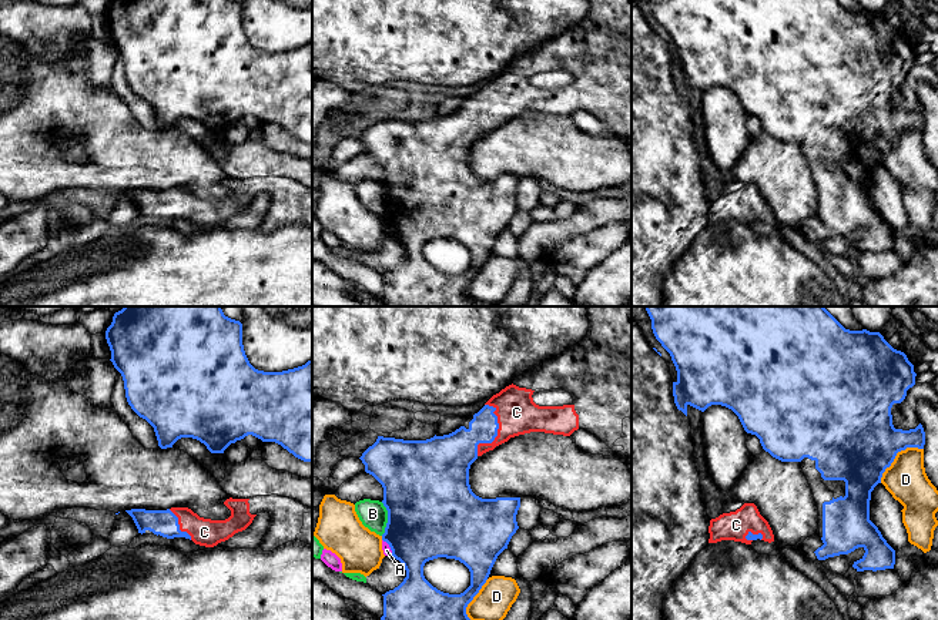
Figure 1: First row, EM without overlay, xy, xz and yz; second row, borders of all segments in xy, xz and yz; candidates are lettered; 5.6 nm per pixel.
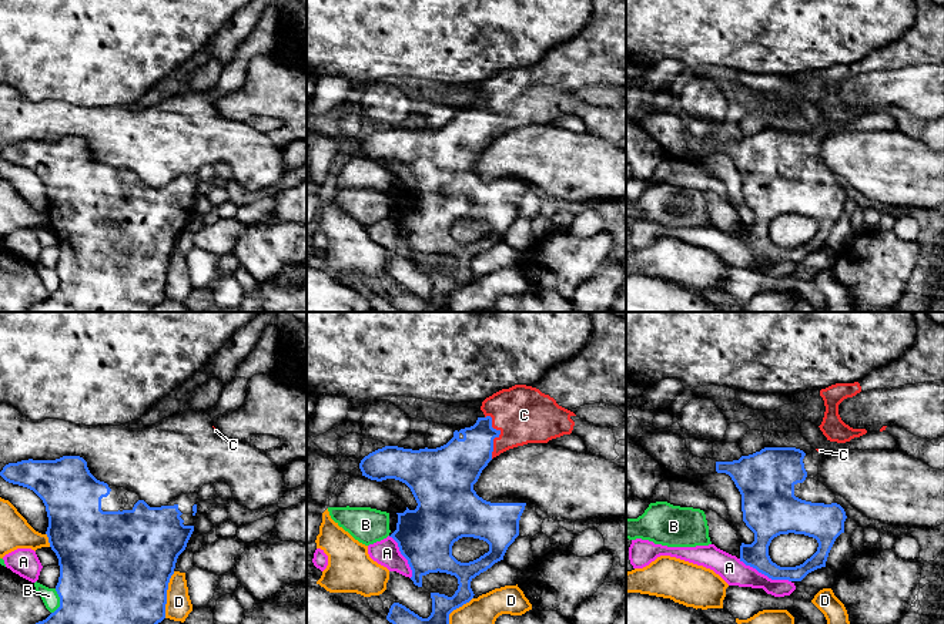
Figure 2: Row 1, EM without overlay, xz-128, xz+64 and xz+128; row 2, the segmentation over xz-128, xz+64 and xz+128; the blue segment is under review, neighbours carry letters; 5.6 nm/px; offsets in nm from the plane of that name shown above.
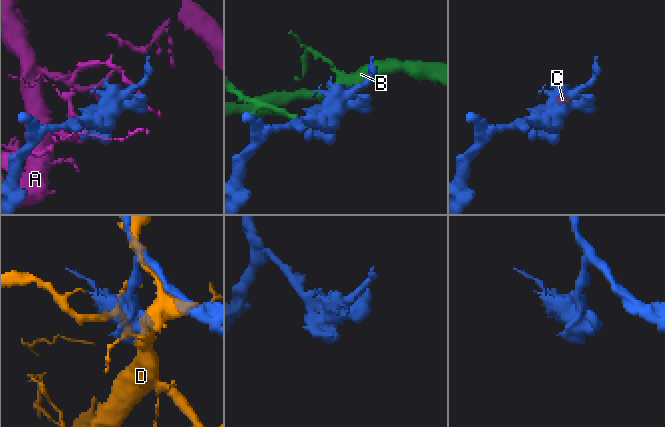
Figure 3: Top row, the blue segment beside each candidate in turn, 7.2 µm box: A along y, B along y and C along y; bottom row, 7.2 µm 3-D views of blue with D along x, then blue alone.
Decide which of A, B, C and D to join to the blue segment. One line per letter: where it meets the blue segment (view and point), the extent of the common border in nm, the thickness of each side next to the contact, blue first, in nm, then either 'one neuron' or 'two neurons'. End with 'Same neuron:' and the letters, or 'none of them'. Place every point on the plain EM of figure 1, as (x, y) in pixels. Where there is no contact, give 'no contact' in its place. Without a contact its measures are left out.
A: contact xz (389, 227); length 110 nm; calibres 440 and 50 nm; two neurons
B: contact xz (388, 200); length 190 nm; calibres 500 and 160 nm; two neurons
C: contact xz (496, 114); length 300 nm; calibres 220 and 220 nm; one neuron
D: contact yz (895, 136); length 320 nm; calibres 460 and 240 nm; two neurons
Same neuron: C

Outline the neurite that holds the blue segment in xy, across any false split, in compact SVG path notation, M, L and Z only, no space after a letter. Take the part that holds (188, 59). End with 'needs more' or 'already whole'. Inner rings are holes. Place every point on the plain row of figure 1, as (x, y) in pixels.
M113 0L105 11L105 20L111 31L110 41L123 57L128 86L154 108L161 130L172 128L181 118L192 118L204 124L211 134L224 134L231 124L252 115L262 123L281 125L304 143L312 143L312 40L302 47L282 53L255 50L244 31L242 4L235 0Z | already whole

